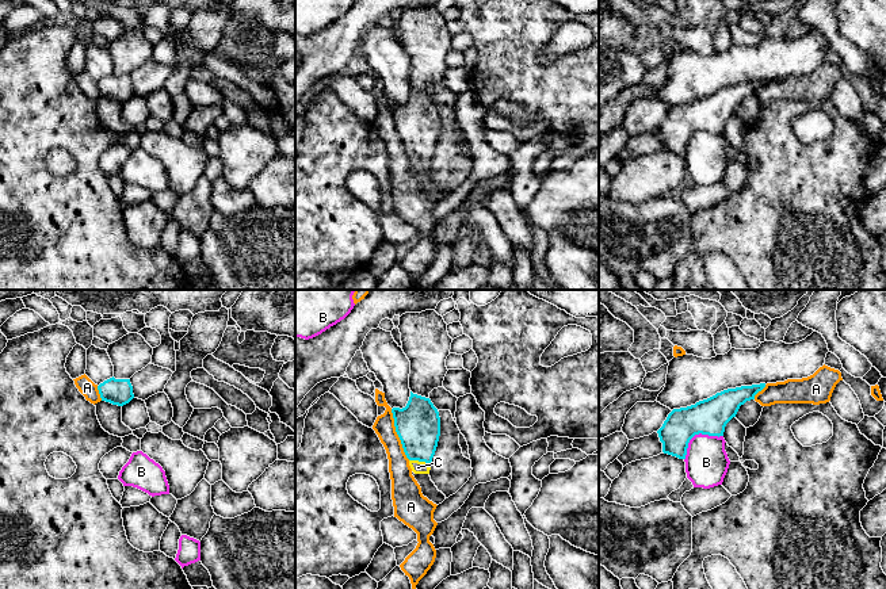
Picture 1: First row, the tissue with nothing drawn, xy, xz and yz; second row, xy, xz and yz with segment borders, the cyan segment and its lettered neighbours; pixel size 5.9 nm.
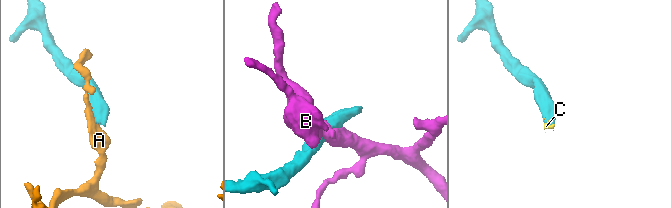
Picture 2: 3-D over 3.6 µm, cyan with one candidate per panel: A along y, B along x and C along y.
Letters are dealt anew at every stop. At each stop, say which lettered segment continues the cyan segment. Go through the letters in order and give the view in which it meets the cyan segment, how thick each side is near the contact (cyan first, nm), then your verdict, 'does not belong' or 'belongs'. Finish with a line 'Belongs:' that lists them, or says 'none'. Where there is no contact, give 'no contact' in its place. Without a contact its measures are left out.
A: contact in xz; calibres 260 and 130 nm; does not belong
B: contact in yz; calibres 220 and 260 nm; does not belong
C: contact in xz; calibres 260 and 80 nm; belongs
Belongs: C

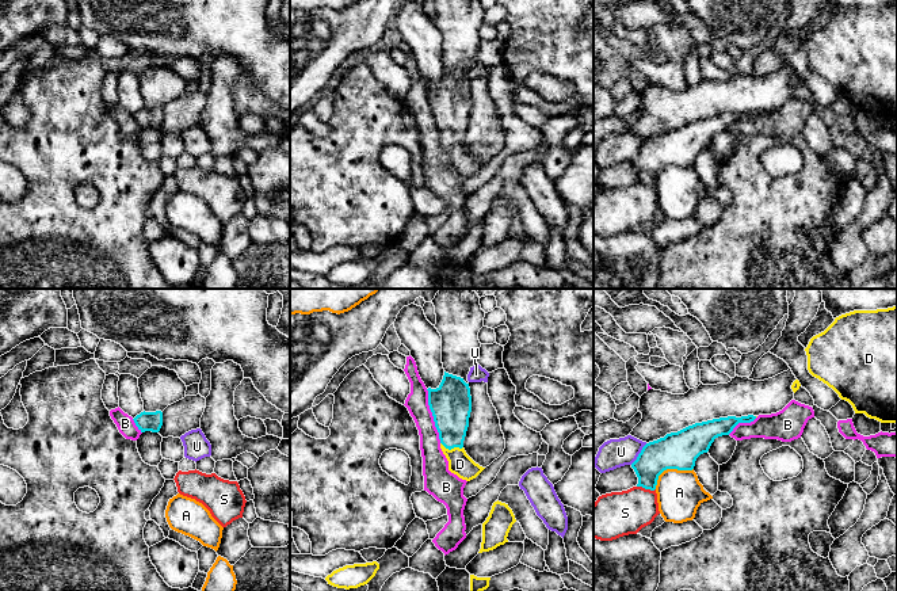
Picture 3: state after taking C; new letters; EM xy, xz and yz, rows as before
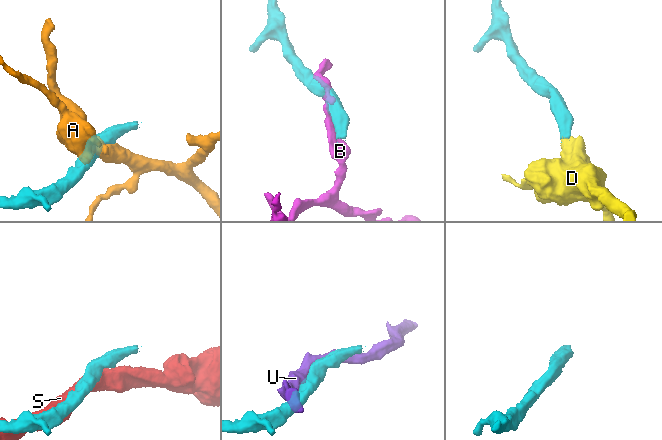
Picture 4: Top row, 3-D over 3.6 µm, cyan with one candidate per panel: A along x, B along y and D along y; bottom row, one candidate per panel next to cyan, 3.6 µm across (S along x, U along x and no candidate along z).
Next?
A: contact in yz; calibres 220 and 280 nm; does not belong
B: contact in xz; calibres 240 and 130 nm; does not belong
D: contact in xz; calibres 240 and 140 nm; belongs
S: contact in yz; calibres 190 and 260 nm; does not belong
U: contact in yz; calibres 220 and 170 nm; does not belong
Belongs: D

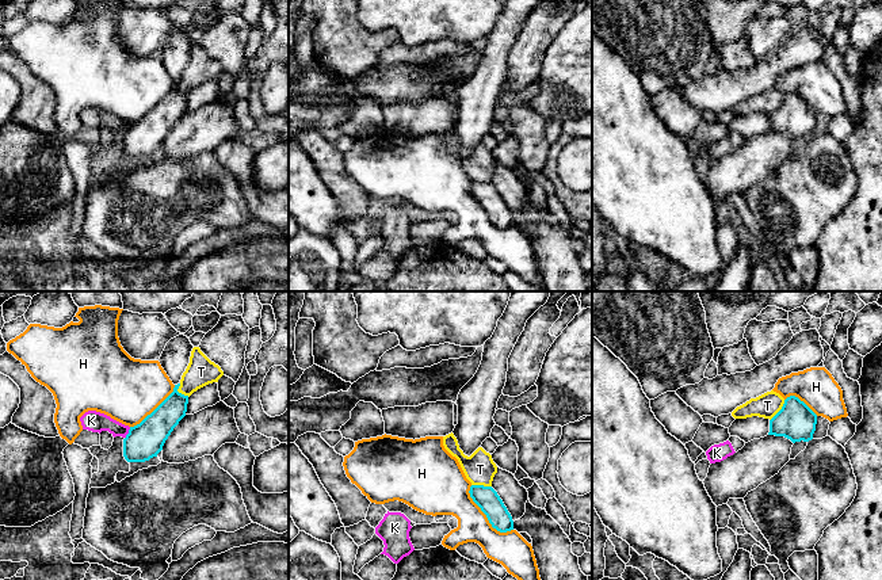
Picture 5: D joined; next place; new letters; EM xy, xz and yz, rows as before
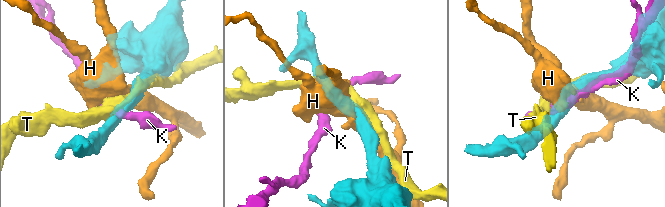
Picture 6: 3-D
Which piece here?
H: contact in xz; calibres 140 and 220 nm; does not belong
K: contact in xy; calibres 220 and 120 nm; does not belong
T: contact in yz; calibres 220 and 150 nm; does not belong
Belongs: none

